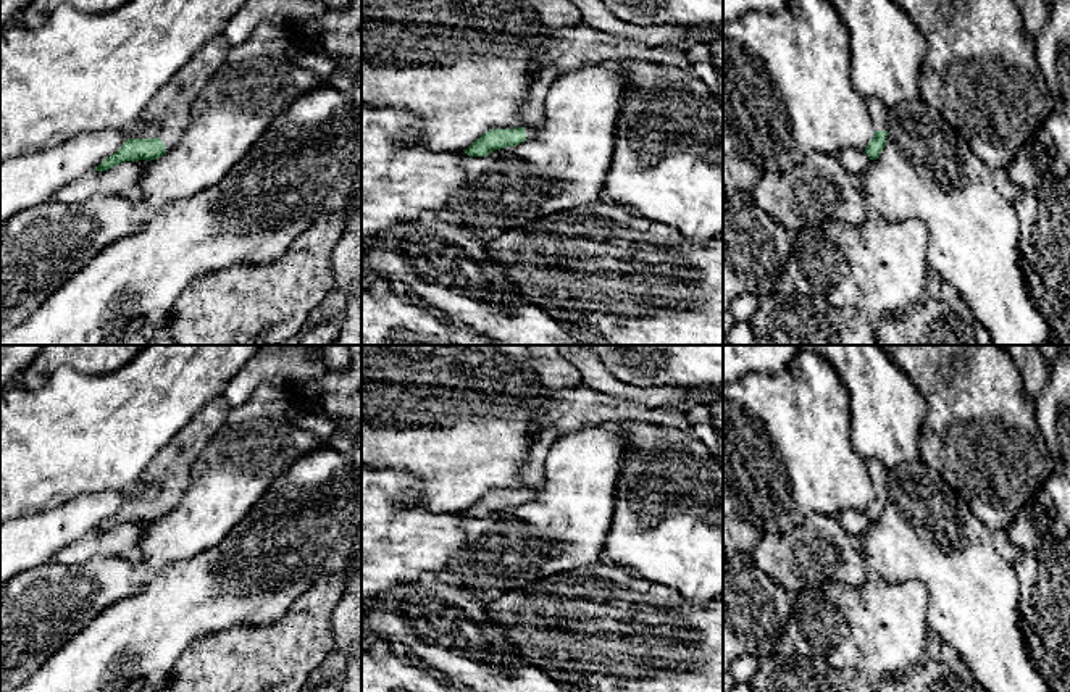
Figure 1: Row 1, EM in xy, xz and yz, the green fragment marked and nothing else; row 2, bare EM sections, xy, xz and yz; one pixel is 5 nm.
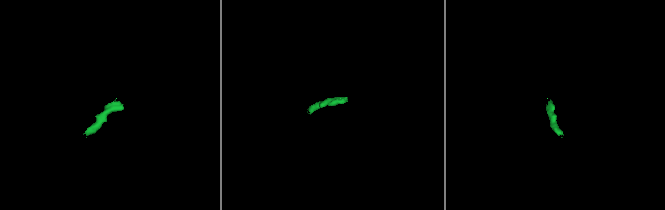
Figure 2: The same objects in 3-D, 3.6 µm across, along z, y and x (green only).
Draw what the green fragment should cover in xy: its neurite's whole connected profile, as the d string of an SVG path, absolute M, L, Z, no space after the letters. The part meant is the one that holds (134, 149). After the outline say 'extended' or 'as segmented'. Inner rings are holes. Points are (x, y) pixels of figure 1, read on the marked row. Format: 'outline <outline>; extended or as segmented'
outline M218 35L208 40L192 58L158 90L139 116L136 127L158 124L155 139L129 139L121 148L105 158L94 171L107 171L124 161L157 160L169 152L189 126L192 103L207 81L224 65L229 40Z; extended

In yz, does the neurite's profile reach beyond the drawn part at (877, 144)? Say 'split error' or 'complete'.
split error

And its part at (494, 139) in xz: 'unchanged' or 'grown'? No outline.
grown

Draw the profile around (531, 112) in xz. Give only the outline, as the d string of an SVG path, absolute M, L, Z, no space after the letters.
M547 68L531 82L529 92L520 108L525 126L539 129L545 124L544 102L554 79L555 69Z

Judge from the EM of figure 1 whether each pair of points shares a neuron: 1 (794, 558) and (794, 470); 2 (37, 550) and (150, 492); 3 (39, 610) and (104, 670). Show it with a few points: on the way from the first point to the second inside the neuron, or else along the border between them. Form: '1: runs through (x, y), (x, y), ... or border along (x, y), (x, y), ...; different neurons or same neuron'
1: border along (831, 518), (807, 513), (789, 533), (762, 534); different neurons
2: runs through (65, 525), (92, 508), (123, 497); same neuron
3: border along (99, 613), (44, 665); different neurons

